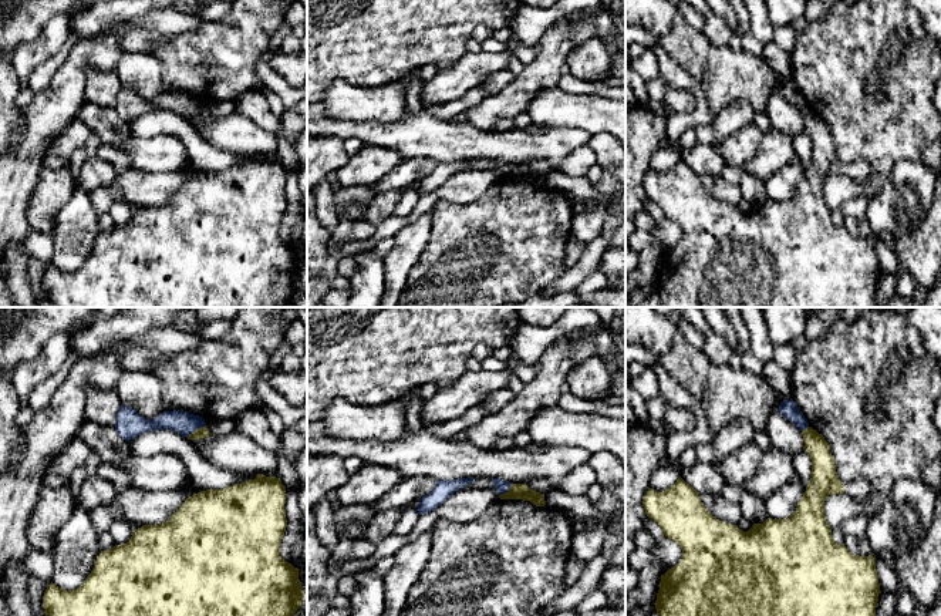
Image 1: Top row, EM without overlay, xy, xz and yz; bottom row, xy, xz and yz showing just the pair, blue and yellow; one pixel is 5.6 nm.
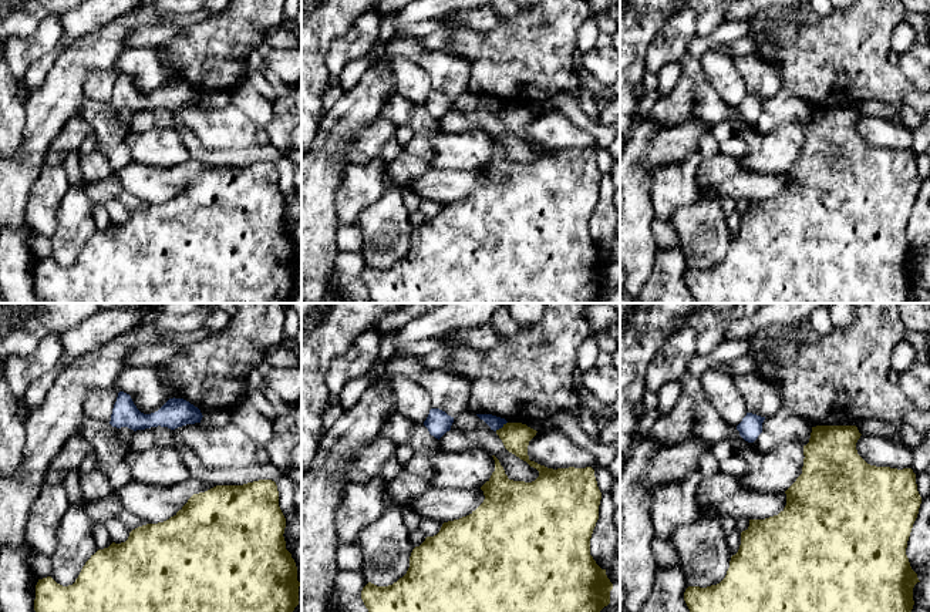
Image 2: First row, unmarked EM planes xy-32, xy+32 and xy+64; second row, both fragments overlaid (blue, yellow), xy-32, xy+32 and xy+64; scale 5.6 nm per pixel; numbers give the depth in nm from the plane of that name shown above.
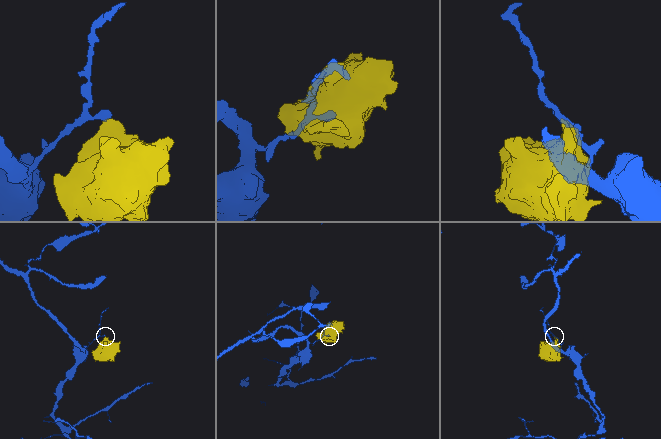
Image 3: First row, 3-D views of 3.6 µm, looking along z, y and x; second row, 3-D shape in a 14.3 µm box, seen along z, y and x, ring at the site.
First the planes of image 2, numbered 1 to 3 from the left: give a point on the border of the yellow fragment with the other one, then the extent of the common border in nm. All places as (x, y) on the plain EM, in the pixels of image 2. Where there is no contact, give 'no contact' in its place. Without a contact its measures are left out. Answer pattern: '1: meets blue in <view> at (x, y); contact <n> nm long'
1: no contact
2: meets blue in xy+32 at (501, 108); contact 90 nm long
3: no contact

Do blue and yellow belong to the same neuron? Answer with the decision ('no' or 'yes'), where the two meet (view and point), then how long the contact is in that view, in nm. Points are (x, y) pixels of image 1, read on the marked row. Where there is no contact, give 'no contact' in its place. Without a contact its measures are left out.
no; meets blue in xy at (195, 430); contact 130 nm long

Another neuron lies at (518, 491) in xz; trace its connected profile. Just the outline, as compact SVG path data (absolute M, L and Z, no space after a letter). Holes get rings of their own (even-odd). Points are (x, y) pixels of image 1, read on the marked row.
M513 484L507 492L499 495L500 499L530 501L536 506L544 506L544 494L530 489L526 484Z

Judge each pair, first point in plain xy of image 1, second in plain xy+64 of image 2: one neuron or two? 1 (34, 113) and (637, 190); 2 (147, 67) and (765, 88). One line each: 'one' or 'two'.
1: one
2: one

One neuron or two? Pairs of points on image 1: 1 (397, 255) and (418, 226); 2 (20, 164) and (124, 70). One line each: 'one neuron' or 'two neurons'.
1: one neuron
2: two neurons

